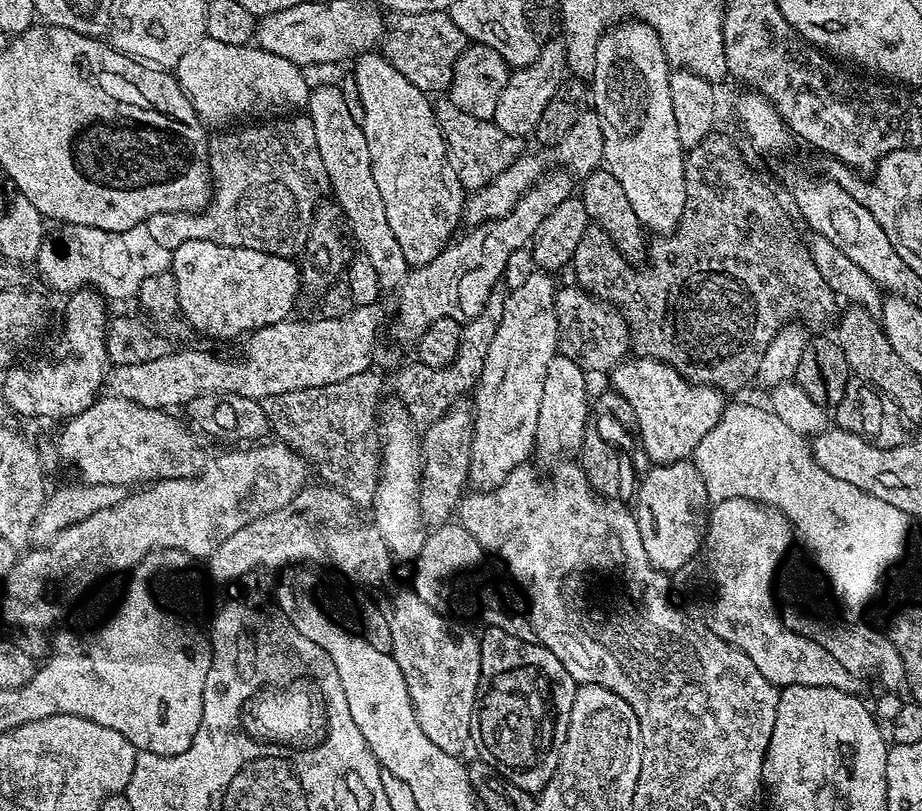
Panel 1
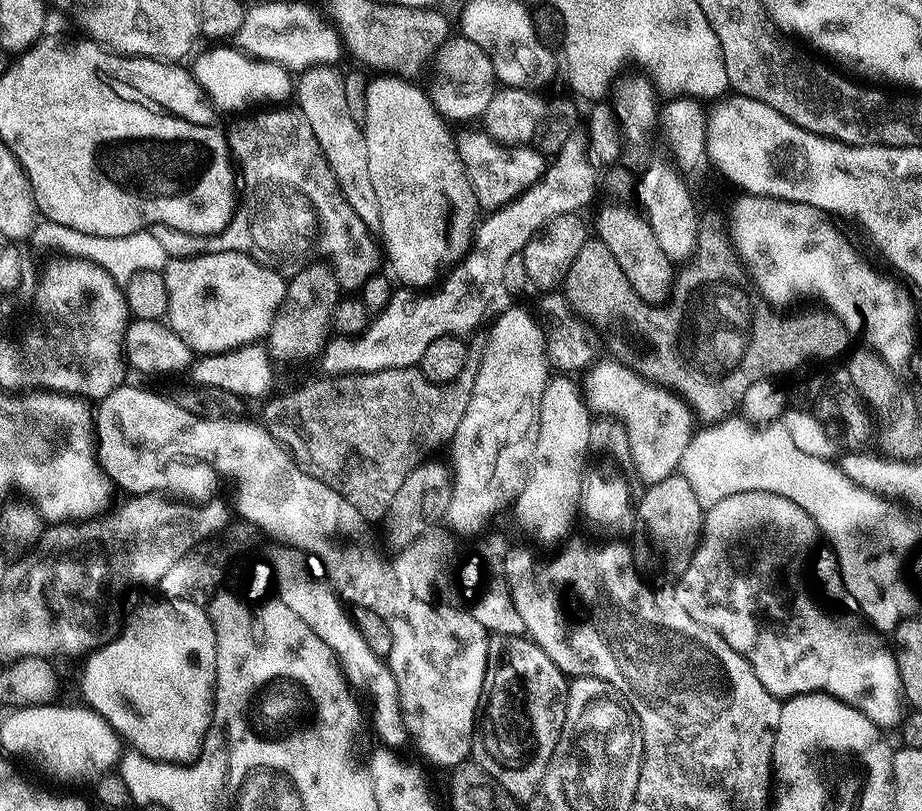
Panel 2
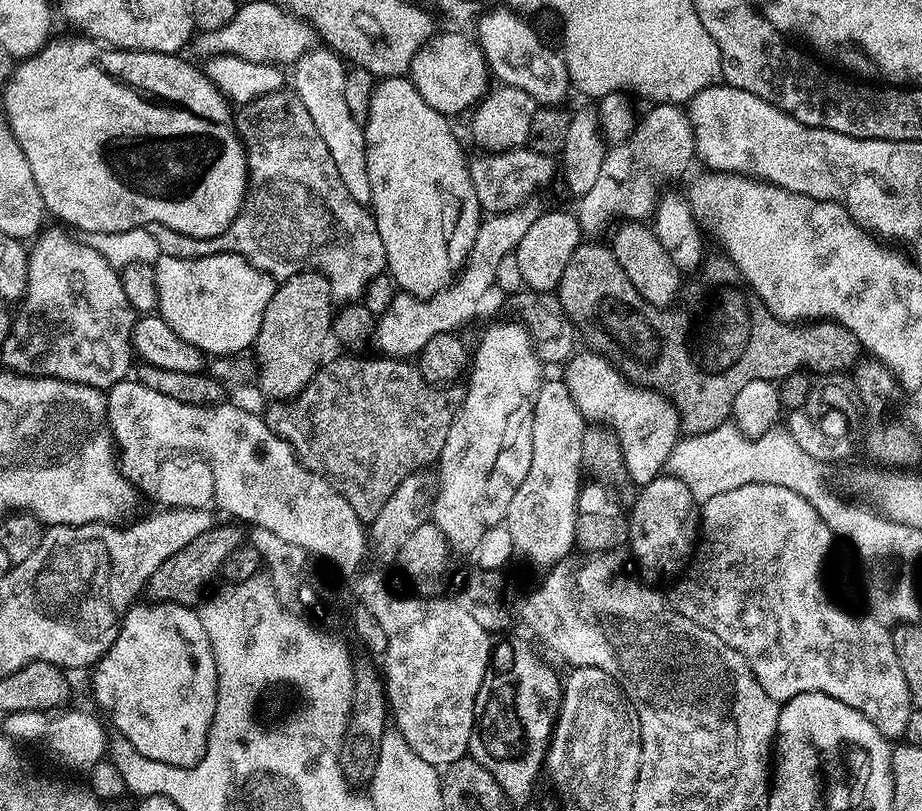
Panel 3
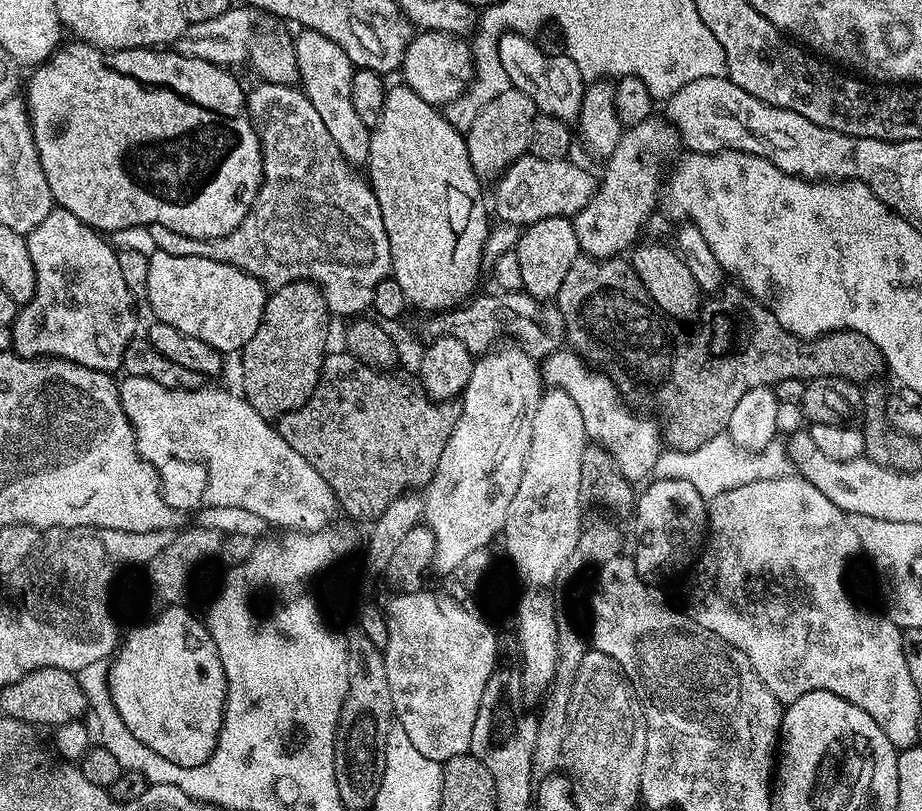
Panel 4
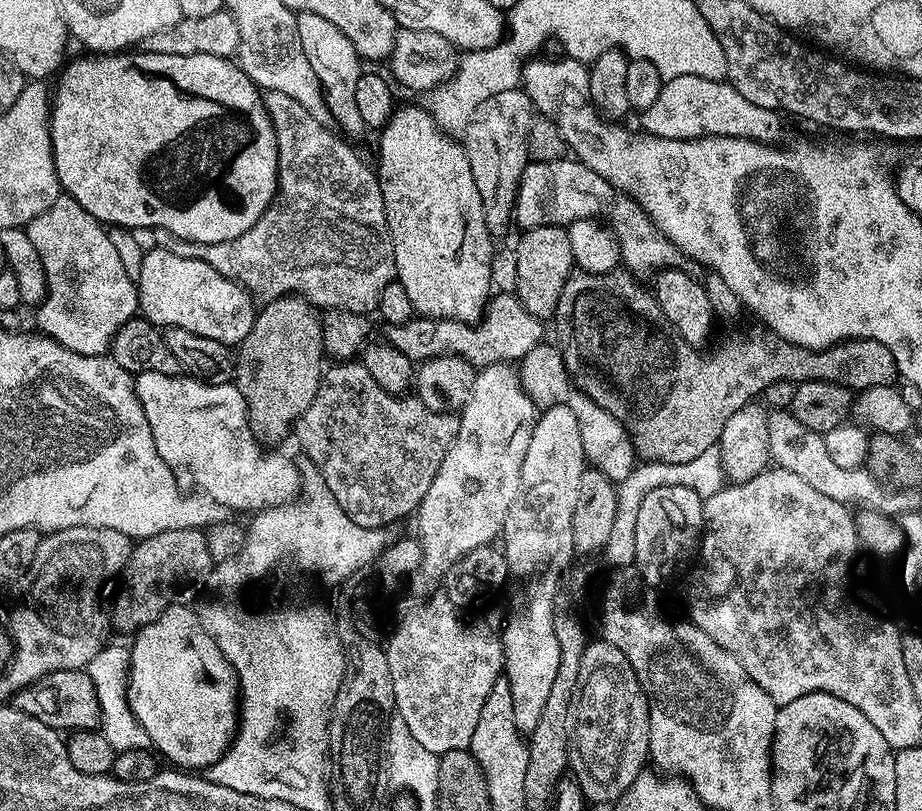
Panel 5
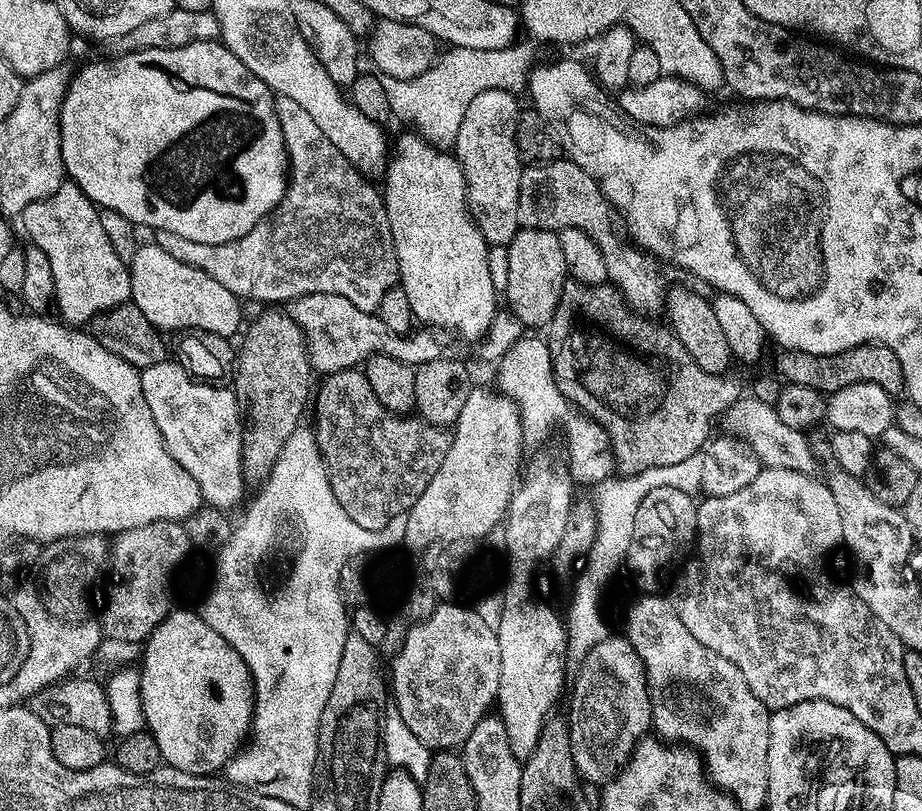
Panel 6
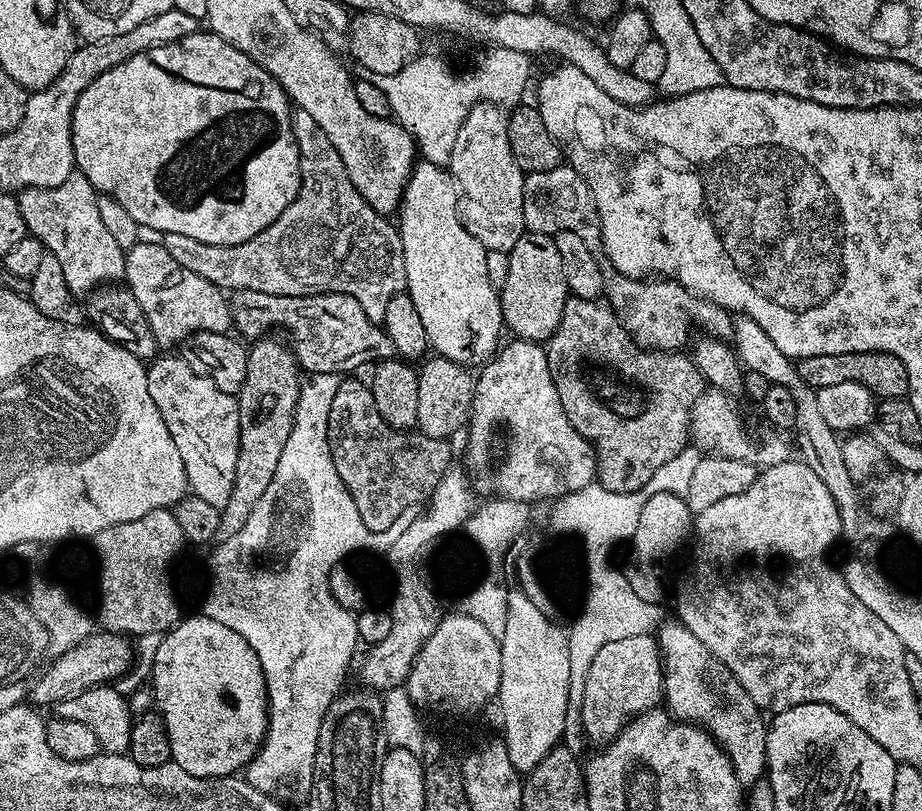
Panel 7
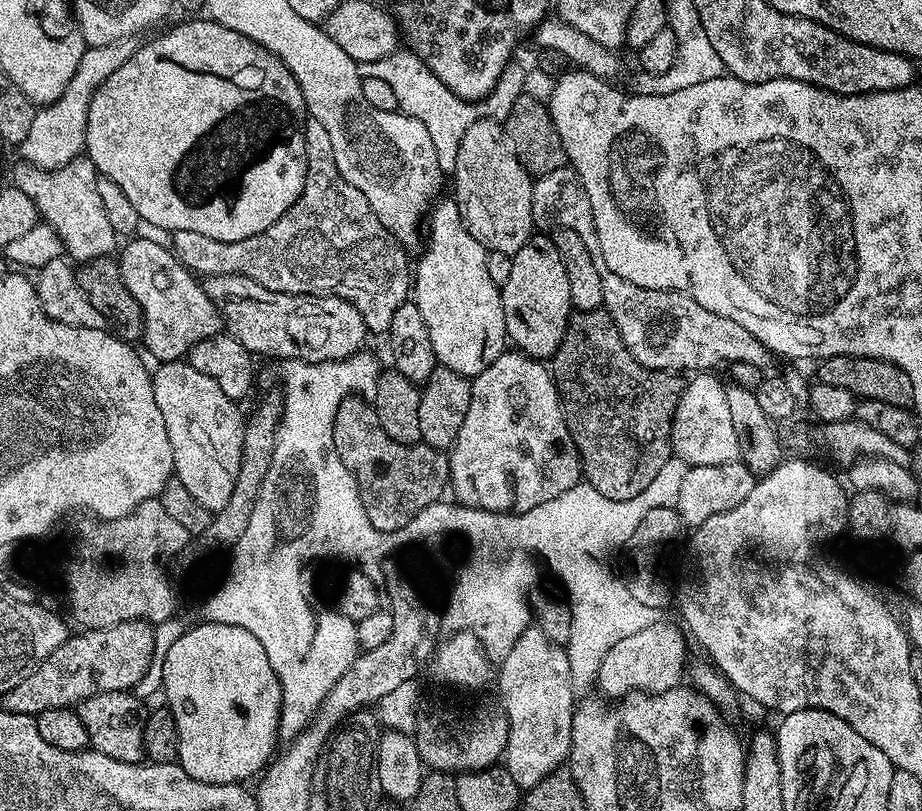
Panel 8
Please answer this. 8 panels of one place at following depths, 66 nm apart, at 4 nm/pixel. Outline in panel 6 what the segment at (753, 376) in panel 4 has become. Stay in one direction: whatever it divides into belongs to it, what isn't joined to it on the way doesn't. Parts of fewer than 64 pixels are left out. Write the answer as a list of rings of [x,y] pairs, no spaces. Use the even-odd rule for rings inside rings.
[[[568,282],[565,283],[562,294],[558,298],[558,306],[556,313],[552,316],[552,322],[546,328],[546,339],[552,355],[552,369],[554,370],[554,378],[558,382],[558,390],[562,390],[562,394],[568,399],[569,405],[573,409],[579,410],[589,420],[598,422],[602,426],[602,430],[606,430],[612,443],[612,453],[616,459],[615,471],[621,476],[636,475],[640,471],[651,468],[674,466],[678,462],[686,462],[686,458],[697,455],[713,435],[712,423],[715,422],[716,416],[718,418],[723,417],[742,395],[740,384],[732,377],[732,374],[706,373],[705,370],[700,369],[697,362],[694,362],[694,358],[686,352],[685,346],[682,346],[682,342],[679,341],[675,332],[663,323],[661,323],[662,325],[655,324],[652,320],[655,319],[645,318],[641,313],[628,307],[624,303],[624,295],[620,289],[611,283],[586,285]],[[859,344],[850,350],[842,350],[838,354],[806,354],[787,350],[779,354],[781,356],[776,360],[777,370],[775,371],[790,384],[810,386],[812,390],[825,394],[843,390],[851,383],[862,382],[882,386],[884,391],[891,394],[905,391],[902,362],[898,362],[898,354],[894,354],[894,350],[890,350],[885,344]]]

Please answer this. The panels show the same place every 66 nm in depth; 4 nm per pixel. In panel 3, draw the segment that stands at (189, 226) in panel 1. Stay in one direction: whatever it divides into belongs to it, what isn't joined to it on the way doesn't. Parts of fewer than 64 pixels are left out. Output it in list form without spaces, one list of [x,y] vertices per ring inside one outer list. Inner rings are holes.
[[[281,90],[260,96],[243,105],[242,112],[244,121],[239,121],[238,131],[244,151],[248,154],[249,189],[240,213],[225,232],[210,238],[194,238],[161,224],[149,224],[147,230],[158,242],[158,250],[174,258],[198,258],[233,252],[280,282],[312,269],[329,280],[333,301],[359,301],[366,286],[370,286],[370,282],[385,271],[388,262],[382,238],[378,234],[376,217],[348,193],[340,180],[338,166],[334,166],[334,158],[330,158],[330,150],[326,150],[326,142],[322,142],[322,134],[318,134],[318,126],[314,126],[314,118],[306,114],[306,106],[302,106],[291,91]]]

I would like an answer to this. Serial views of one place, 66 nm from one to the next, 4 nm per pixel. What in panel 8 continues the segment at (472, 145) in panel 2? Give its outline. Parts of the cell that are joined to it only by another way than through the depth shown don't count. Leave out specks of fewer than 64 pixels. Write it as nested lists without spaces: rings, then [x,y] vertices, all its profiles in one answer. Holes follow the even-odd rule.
[[[570,166],[550,170],[550,174],[542,174],[532,181],[532,218],[537,229],[565,228],[578,238],[582,238],[586,250],[590,250],[590,259],[602,278],[605,312],[610,314],[614,326],[618,326],[618,334],[630,350],[630,354],[644,368],[653,368],[669,374],[707,373],[715,369],[715,364],[728,360],[729,365],[738,362],[750,362],[760,369],[767,369],[770,353],[766,346],[750,330],[738,326],[722,314],[714,314],[714,310],[706,310],[706,306],[698,306],[694,298],[687,292],[676,292],[672,288],[650,290],[642,286],[634,286],[626,278],[618,278],[600,259],[598,234],[594,226],[594,214],[590,211],[590,198],[586,198],[586,190],[578,178],[578,174]]]

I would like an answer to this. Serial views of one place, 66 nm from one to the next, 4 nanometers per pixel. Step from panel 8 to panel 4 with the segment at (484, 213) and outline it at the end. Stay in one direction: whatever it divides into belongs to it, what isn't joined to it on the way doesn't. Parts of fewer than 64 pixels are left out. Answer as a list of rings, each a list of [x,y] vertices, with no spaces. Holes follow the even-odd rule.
[[[507,88],[494,102],[490,102],[474,118],[474,126],[466,133],[468,157],[474,166],[477,176],[481,178],[499,177],[517,158],[525,155],[530,142],[530,126],[538,114],[536,103],[517,88]]]

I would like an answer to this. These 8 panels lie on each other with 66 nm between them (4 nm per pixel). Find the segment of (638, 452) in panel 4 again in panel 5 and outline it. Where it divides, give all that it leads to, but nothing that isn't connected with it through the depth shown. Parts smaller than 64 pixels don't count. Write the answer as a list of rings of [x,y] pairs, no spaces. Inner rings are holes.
[[[541,342],[534,346],[534,350],[530,350],[524,359],[519,361],[518,371],[520,384],[526,390],[526,394],[541,409],[552,408],[555,404],[568,404],[570,410],[574,410],[584,459],[591,467],[601,471],[613,482],[622,481],[630,475],[638,464],[636,449],[632,447],[632,437],[628,435],[622,422],[614,418],[614,414],[602,410],[598,402],[594,402],[582,389],[573,384],[572,375],[566,370],[560,349],[555,343]]]

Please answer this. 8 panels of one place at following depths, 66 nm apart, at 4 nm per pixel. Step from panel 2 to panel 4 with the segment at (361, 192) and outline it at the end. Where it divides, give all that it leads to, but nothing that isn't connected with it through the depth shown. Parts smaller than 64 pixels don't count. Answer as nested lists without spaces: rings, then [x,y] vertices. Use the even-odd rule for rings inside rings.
[[[314,28],[297,31],[294,36],[296,42],[296,61],[300,70],[302,90],[310,98],[314,110],[326,122],[326,130],[342,154],[353,166],[364,166],[368,163],[370,154],[370,125],[358,118],[358,110],[354,110],[352,97],[352,74],[354,65],[346,54],[346,50]]]

